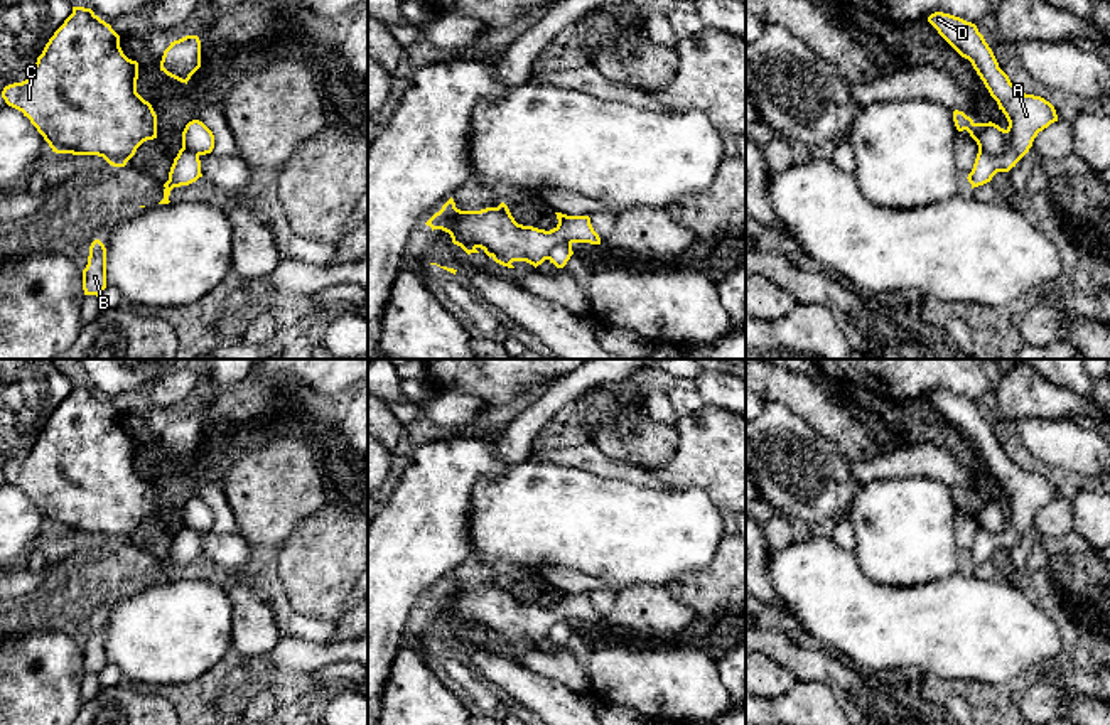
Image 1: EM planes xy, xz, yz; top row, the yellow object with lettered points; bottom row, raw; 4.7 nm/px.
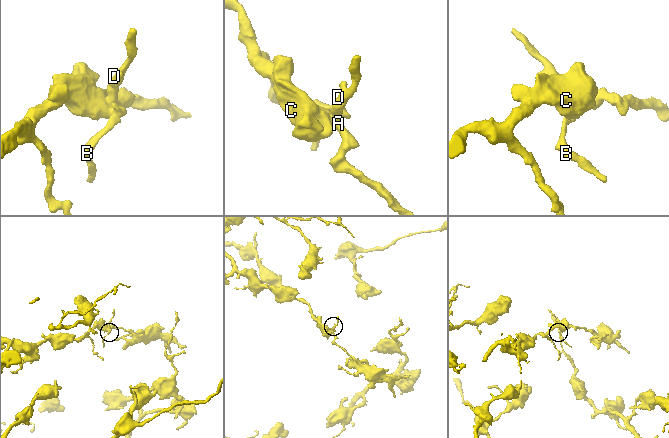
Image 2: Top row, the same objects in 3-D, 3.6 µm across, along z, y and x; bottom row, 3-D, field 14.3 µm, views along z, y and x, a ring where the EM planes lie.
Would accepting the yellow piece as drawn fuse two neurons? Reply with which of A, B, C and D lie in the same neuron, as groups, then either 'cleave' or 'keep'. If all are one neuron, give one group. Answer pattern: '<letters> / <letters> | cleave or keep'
A B D / C | cleave

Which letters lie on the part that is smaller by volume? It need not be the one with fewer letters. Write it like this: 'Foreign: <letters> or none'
Foreign: A, B, D

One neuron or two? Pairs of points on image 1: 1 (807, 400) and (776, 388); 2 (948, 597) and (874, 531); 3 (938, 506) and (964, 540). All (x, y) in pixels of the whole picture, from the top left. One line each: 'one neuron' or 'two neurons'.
1: one neuron
2: two neurons
3: two neurons

